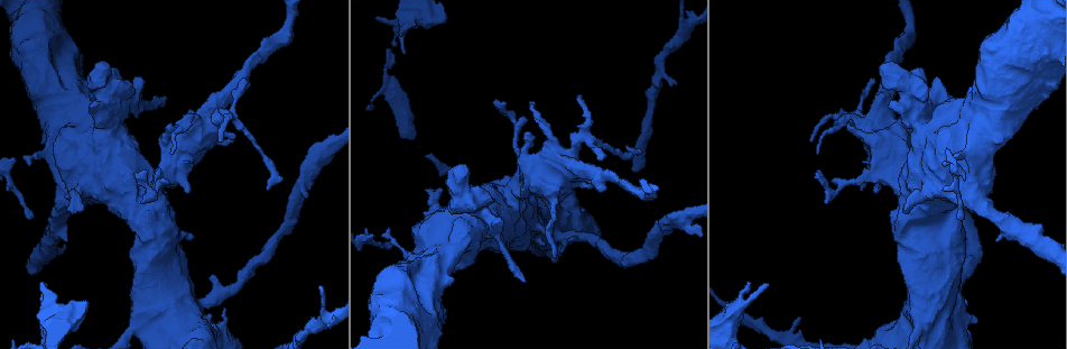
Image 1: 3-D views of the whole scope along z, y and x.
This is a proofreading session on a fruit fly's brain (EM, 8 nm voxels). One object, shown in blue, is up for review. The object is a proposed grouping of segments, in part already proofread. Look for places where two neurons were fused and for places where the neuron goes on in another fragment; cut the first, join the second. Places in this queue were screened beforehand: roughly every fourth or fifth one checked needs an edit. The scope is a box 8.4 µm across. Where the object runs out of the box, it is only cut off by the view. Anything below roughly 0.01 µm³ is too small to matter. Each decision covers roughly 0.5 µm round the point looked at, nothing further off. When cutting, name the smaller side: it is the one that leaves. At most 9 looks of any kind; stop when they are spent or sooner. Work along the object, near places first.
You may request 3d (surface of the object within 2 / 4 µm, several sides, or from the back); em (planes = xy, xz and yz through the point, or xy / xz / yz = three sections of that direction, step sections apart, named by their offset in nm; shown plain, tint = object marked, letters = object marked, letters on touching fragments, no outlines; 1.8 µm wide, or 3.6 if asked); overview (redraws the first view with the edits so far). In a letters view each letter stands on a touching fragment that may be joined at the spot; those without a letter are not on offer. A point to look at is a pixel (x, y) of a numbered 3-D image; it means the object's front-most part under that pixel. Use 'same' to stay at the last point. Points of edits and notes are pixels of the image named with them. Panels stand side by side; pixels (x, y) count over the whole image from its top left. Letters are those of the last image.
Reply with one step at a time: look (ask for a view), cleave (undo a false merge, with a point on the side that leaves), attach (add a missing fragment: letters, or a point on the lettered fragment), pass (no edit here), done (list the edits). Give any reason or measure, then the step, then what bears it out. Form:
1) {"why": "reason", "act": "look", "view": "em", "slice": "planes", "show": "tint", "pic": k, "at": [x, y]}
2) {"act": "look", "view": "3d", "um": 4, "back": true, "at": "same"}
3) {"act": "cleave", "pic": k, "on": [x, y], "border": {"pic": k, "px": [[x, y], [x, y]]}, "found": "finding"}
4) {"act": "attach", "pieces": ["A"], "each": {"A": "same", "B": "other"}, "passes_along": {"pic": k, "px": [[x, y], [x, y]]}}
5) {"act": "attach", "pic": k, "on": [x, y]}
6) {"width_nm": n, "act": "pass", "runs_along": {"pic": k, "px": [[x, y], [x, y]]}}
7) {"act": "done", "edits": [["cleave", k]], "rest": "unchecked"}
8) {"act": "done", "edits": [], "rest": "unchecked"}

{"why": "branch point", "act": "look", "view": "em", "slice": "planes", "show": "letters", "pic": 1, "at": [580, 136]}

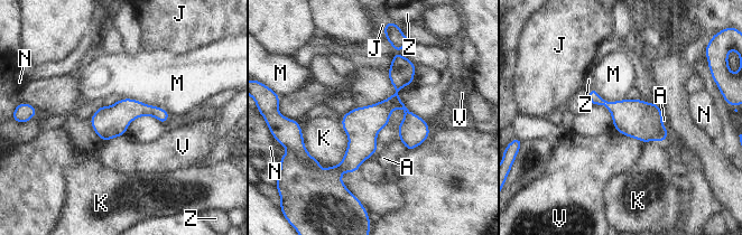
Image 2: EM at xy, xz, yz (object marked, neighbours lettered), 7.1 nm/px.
{"longest_contact_nm": ["M", 380], "act": "pass", "each": {"A": "other", "J": "other", "K": "other", "M": "other", "N": "other", "V": "other", "Z": "other"}, "border": {"pic": 2, "px": [[613, 127], [642, 143]]}, "found": "one neuron here"}

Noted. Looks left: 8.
{"why": "thick turns thin", "act": "look", "view": "3d", "um": 4, "back": true, "pic": 1, "at": [165, 175]}

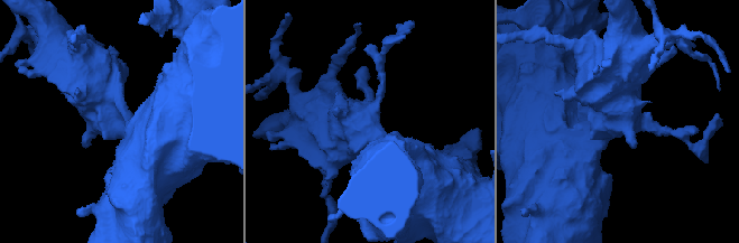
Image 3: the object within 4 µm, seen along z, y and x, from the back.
{"why": "now the EM", "act": "look", "view": "em", "um": 3.6, "slice": "planes", "show": "letters", "pic": 3, "at": [631, 118]}

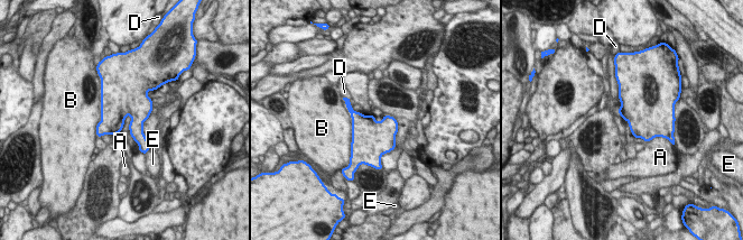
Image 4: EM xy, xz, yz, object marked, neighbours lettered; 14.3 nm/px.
{"longest_contact_nm": ["A", 240], "act": "pass", "each": {"A": "other", "B": "other", "D": "other", "E": "other"}, "border": {"pic": 4, "px": [[345, 97], [350, 98]]}, "found": "continuous, no second neuron"}

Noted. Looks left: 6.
{"why": "an open end", "act": "look", "view": "em", "slice": "planes", "show": "letters", "pic": 1, "at": [163, 99]}

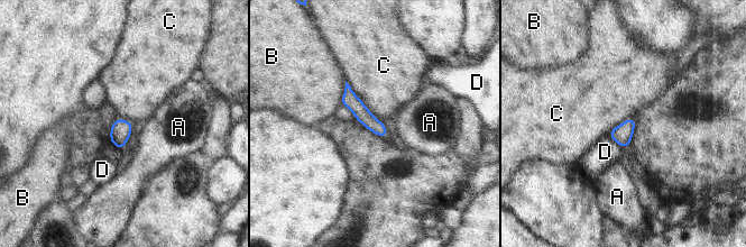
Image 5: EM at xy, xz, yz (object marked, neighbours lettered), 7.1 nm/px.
{"act": "pass", "each": {"A": "other", "B": "other", "C": "other", "D": "other"}, "runs_along": {"pic": 5, "px": [[348, 89], [349, 99], [384, 135]]}, "found": "no lettered fragment goes on from it"}

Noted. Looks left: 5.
{"why": "long arm stops here", "act": "look", "view": "3d", "um": 2, "pic": 1, "at": [31, 218]}

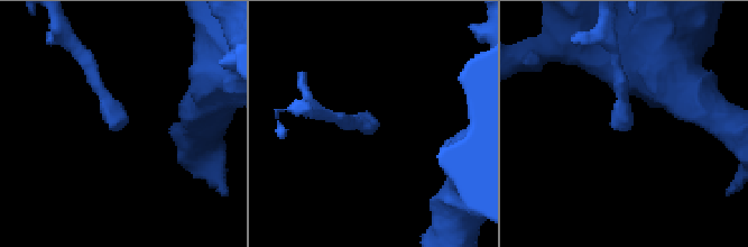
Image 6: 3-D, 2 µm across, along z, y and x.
{"act": "look", "view": "em", "um": 3.6, "slice": "planes", "show": "letters", "pic": 6, "at": [368, 132]}

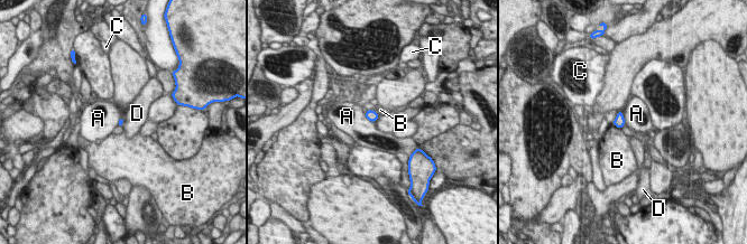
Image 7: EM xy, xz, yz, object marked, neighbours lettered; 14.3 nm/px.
{"width_nm": 90, "act": "pass", "each": {"A": "other", "B": "other", "C": "other", "D": "other"}, "border": {"pic": 7, "px": [[363, 114], [374, 122]]}, "found": "none of them fits"}

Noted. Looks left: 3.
{"act": "done", "edits": [], "rest": "unchecked"}

